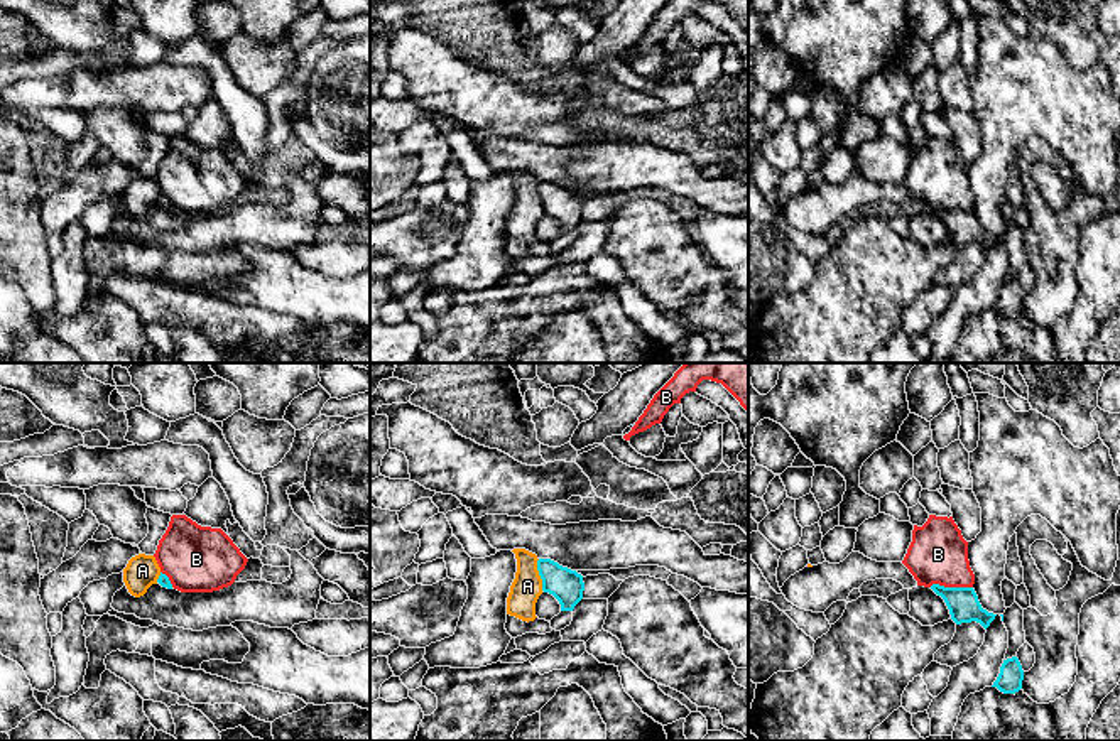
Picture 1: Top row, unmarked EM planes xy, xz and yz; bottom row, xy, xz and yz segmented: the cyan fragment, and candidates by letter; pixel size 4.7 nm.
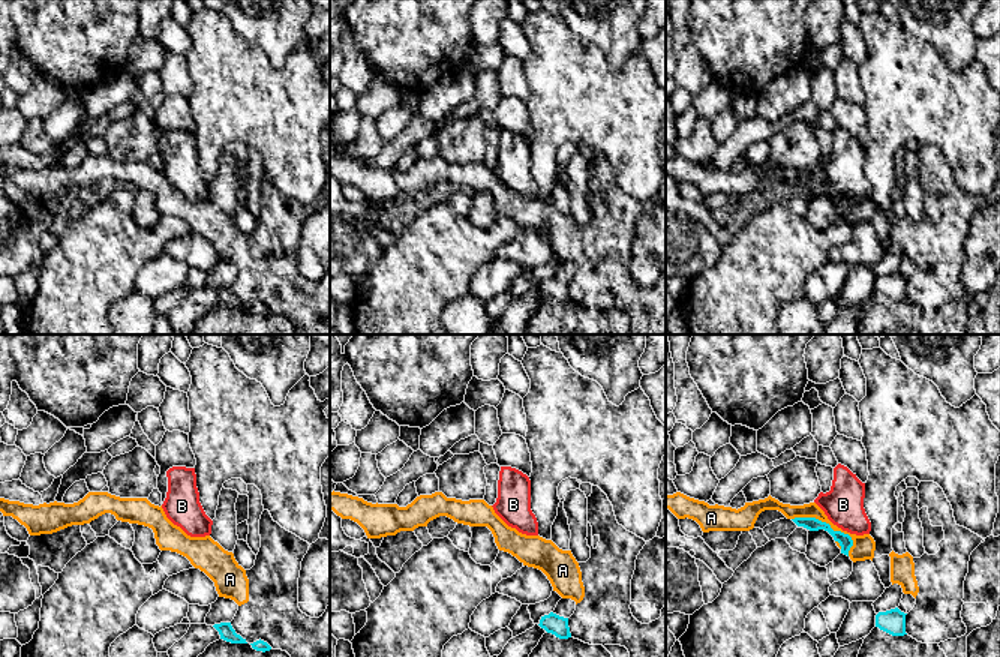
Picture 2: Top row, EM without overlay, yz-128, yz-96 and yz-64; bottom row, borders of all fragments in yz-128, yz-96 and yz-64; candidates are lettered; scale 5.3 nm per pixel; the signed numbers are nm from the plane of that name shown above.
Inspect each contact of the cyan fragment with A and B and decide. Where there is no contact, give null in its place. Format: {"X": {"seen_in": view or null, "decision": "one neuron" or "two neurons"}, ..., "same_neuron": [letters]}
{"A": {"seen_in": "xz", "decision": "two neurons"}, "B": {"seen_in": "yz", "decision": "two neurons"}, "same_neuron": []}

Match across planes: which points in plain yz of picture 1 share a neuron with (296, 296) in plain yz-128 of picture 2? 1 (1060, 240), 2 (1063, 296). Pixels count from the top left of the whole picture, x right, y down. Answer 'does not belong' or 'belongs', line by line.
1: belongs
2: belongs

